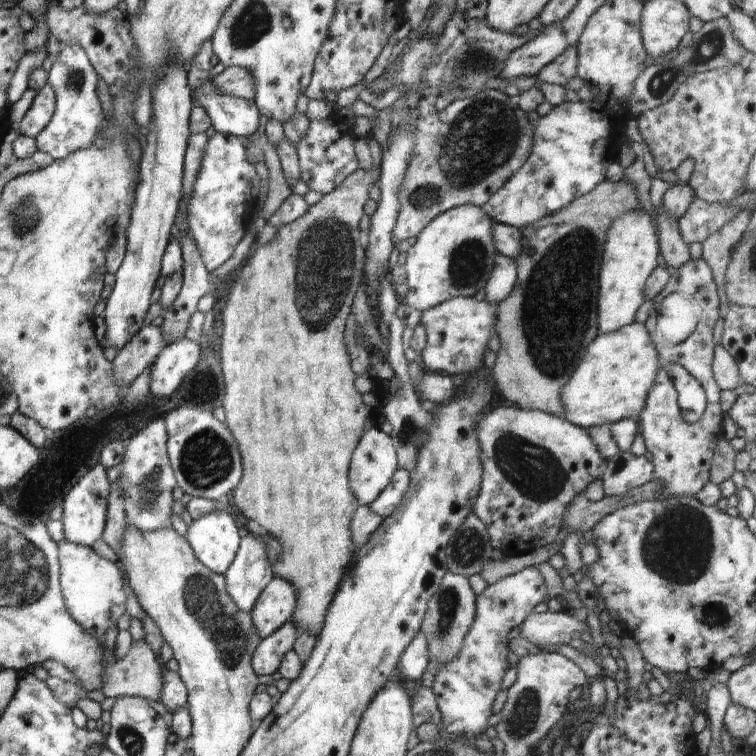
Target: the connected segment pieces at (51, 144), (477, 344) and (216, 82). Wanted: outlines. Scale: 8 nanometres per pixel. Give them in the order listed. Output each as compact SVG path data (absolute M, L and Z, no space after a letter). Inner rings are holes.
M78 45L62 48L52 67L46 72L47 83L55 89L58 102L55 103L54 118L35 136L37 150L48 153L54 161L62 161L73 152L86 150L94 142L99 147L107 144L101 135L106 119L96 94L98 79L83 48Z
M454 297L441 302L424 311L420 318L419 325L422 325L426 331L426 346L420 353L418 360L425 370L444 373L458 379L466 378L484 364L483 354L485 350L488 350L487 344L490 335L496 333L496 324L497 305L493 305L487 300L477 302L473 297Z
M226 67L222 73L213 78L213 85L222 94L243 99L253 100L256 92L252 74L240 67Z

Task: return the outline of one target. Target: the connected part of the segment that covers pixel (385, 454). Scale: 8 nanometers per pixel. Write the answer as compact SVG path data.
M386 427L366 428L361 434L359 443L352 451L348 471L349 487L357 503L369 506L371 502L390 484L394 471L398 468L397 452L394 441Z

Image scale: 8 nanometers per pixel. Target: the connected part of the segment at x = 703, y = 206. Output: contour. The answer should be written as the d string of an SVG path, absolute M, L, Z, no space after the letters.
M698 197L678 219L682 240L689 246L692 242L703 243L711 234L717 233L734 216L724 204L707 203Z

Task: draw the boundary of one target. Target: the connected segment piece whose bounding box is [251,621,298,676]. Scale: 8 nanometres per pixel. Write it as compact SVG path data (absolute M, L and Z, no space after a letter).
M286 621L277 631L261 639L251 660L257 676L270 676L279 669L282 658L295 645L297 635L293 622Z

